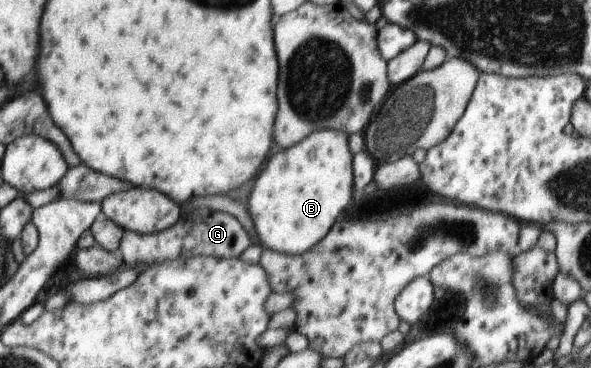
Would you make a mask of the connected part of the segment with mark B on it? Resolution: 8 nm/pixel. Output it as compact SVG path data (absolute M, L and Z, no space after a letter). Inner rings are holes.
M327 128L327 130L317 130L313 133L309 133L301 142L297 142L296 145L279 150L277 154L273 154L273 158L269 158L269 162L265 162L265 170L261 170L261 178L255 178L255 180L253 180L253 186L247 188L247 190L251 190L249 196L245 196L247 200L242 200L245 210L248 211L251 222L253 222L253 232L255 232L255 236L257 236L257 240L259 240L259 244L262 248L269 248L269 250L275 250L275 252L281 252L283 254L301 254L305 252L305 250L309 250L316 242L319 242L321 238L328 233L328 230L332 228L332 225L346 214L346 210L351 205L352 201L351 156L349 156L347 140L345 140L345 138L349 138L349 136L347 136L345 132L341 132L341 130L329 130L329 128Z

